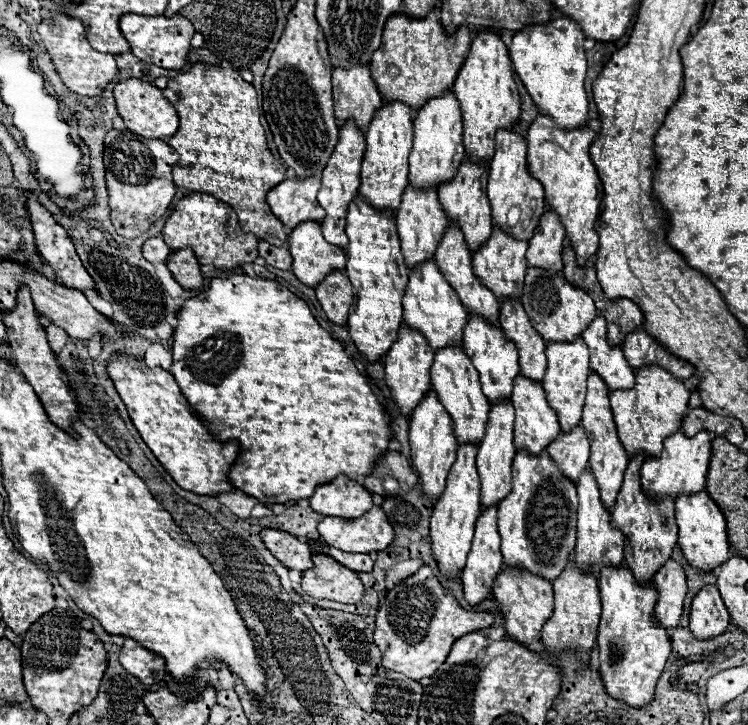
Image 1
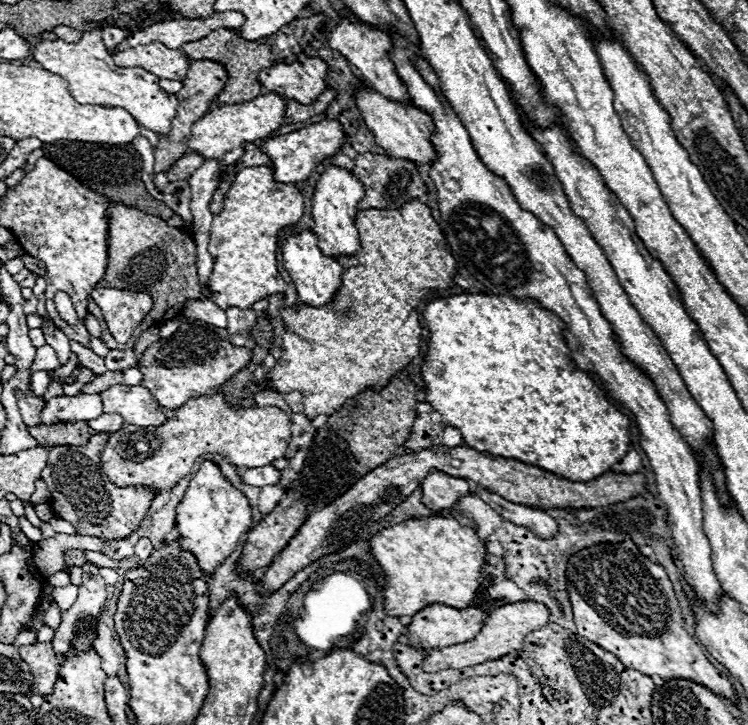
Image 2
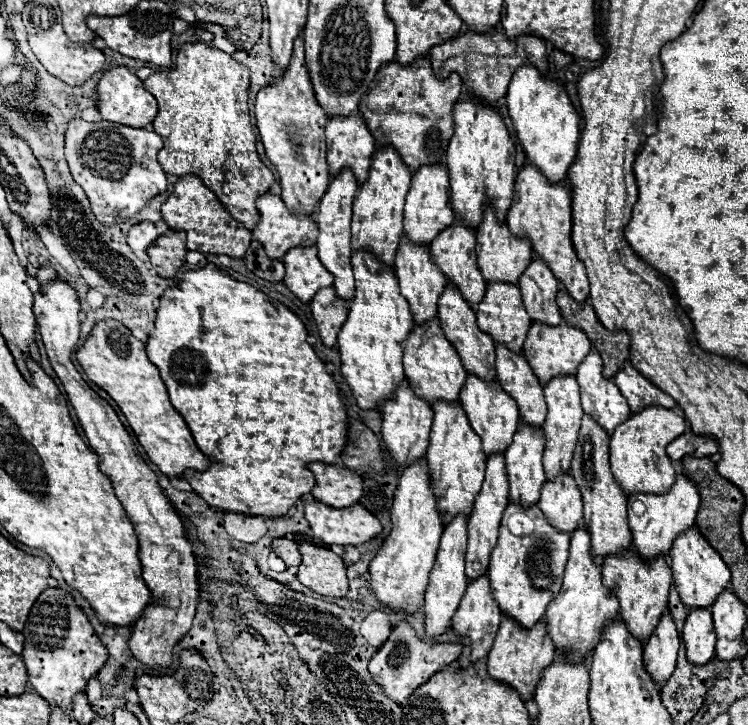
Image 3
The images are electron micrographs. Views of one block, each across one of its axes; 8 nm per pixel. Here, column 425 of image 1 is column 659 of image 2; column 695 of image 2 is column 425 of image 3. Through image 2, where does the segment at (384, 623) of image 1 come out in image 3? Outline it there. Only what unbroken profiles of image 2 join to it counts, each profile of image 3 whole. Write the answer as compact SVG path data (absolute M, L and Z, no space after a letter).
M404 618L398 622L396 628L392 628L388 640L372 656L368 670L374 676L374 680L382 686L382 690L394 702L402 704L404 698L408 698L412 690L416 690L416 686L422 686L424 682L428 682L432 674L436 674L436 670L442 670L444 666L454 662L460 656L462 648L464 644L458 644L458 642L434 642L434 640L418 638L412 624Z

